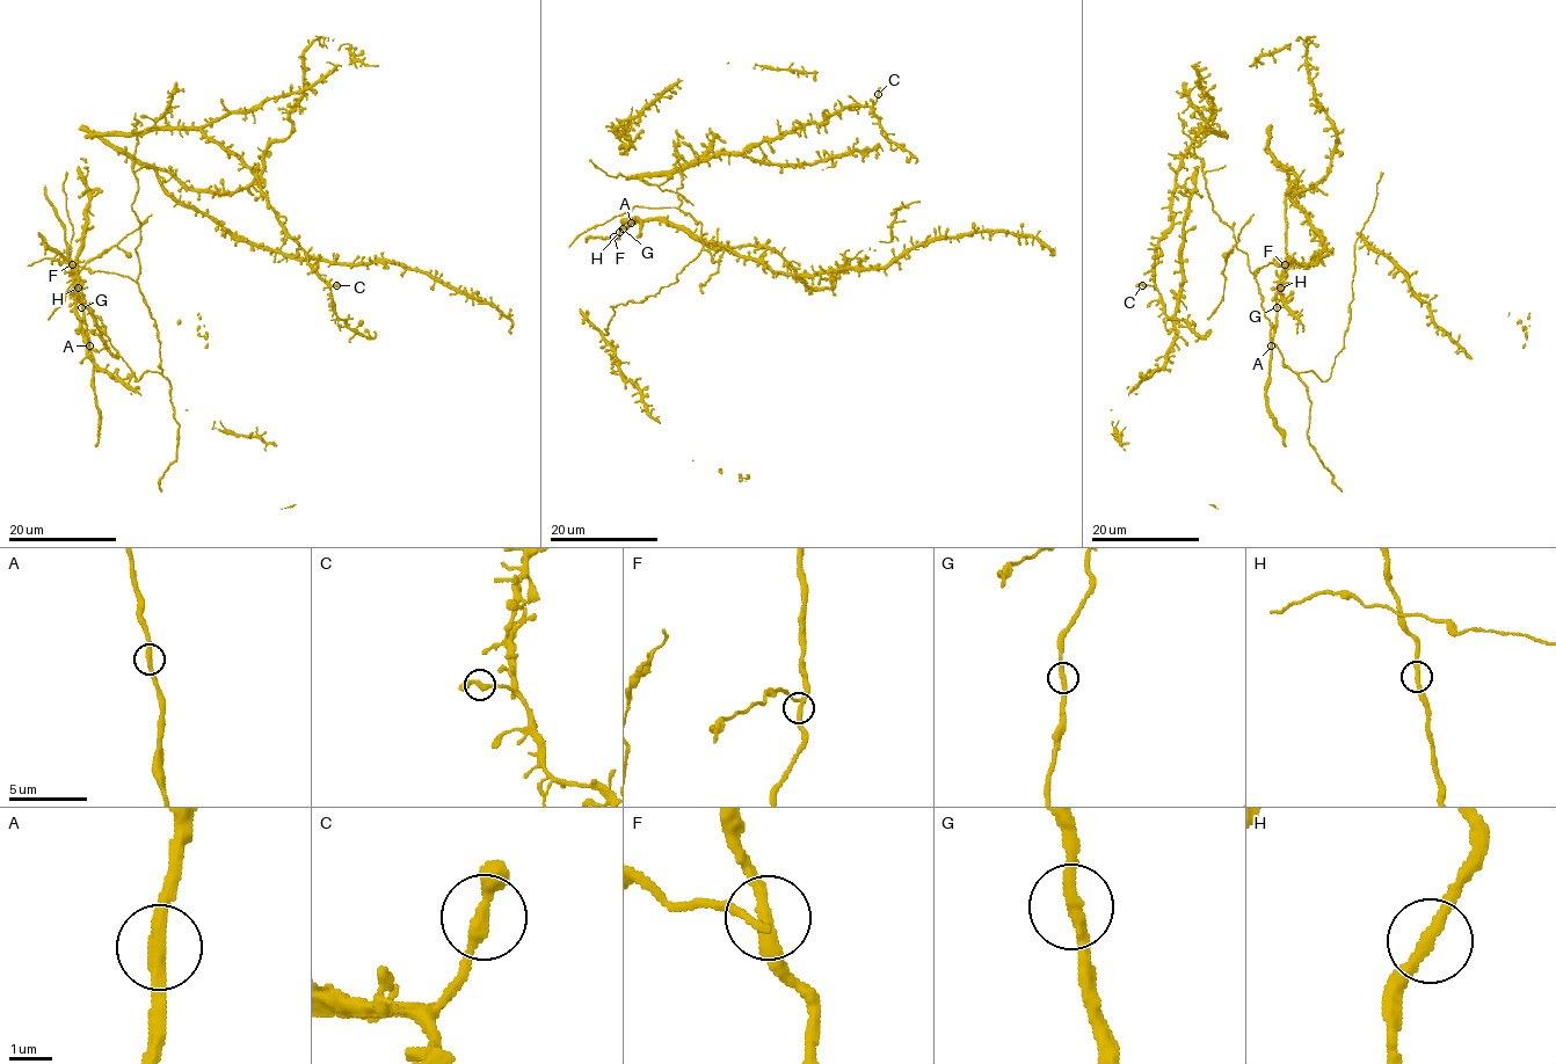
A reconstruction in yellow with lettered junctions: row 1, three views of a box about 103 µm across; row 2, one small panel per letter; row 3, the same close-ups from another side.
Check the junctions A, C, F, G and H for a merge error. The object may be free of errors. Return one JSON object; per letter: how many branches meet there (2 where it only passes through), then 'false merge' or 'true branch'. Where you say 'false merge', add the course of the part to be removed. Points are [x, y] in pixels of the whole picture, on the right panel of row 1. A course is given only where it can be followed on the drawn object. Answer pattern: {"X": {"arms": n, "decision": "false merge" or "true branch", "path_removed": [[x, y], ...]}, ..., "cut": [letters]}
{"A": {"arms": 2, "decision": "true branch"}, "C": {"arms": 2, "decision": "true branch"}, "F": {"arms": 2, "decision": "true branch"}, "G": {"arms": 2, "decision": "true branch"}, "H": {"arms": 2, "decision": "true branch"}, "cut": []}

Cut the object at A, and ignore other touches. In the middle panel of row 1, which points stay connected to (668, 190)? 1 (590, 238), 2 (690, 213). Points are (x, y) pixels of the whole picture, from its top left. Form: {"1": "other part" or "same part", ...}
{"1": "other part", "2": "same part"}

